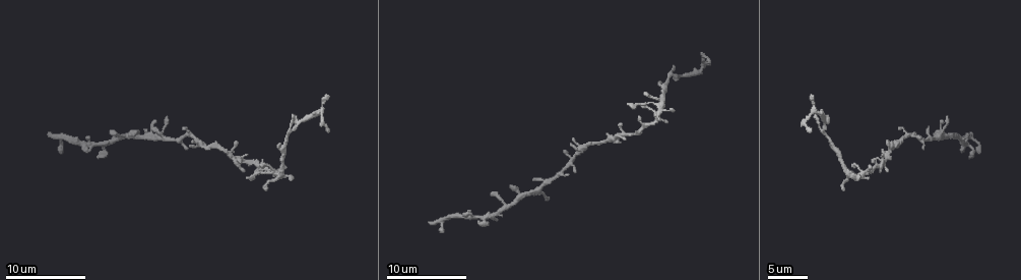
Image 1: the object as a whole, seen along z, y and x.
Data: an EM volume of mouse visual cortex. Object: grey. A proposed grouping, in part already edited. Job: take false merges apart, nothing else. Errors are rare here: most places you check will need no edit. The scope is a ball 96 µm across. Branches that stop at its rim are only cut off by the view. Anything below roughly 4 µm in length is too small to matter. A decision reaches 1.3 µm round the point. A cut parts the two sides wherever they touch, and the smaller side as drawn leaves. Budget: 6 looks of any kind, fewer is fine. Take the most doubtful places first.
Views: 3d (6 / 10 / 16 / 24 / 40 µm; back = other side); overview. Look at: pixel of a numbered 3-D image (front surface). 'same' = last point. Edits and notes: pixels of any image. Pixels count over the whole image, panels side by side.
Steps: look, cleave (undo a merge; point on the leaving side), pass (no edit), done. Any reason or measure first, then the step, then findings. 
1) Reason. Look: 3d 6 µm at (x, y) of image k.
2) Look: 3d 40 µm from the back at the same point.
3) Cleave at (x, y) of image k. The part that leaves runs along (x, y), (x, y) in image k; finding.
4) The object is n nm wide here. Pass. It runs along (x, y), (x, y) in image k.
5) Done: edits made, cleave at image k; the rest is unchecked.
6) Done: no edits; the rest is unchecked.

Calibre changes. Look: 3d 16 µm at (322, 110) of image 1.

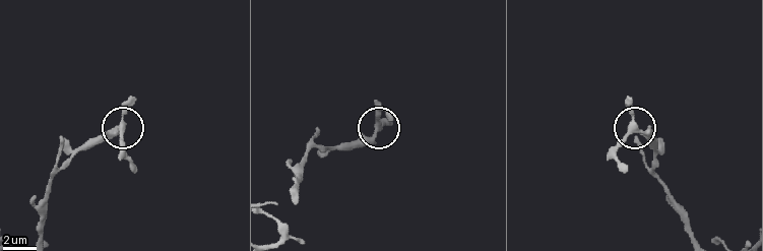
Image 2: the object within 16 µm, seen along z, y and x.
The object is 330 nm wide here. Pass. It runs along (291, 197), (308, 152), (353, 145), (376, 129), (377, 101) in image 2; one neuron here.

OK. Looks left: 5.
Thin arm on a thick one. Look: 3d 10 µm at (275, 176) of image 1.

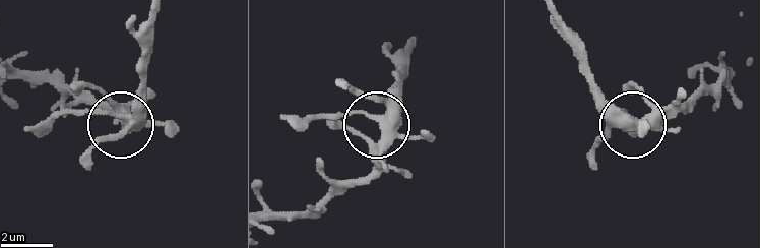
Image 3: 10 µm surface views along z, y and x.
Look: 3d 6 µm at (629, 117) of image 3.

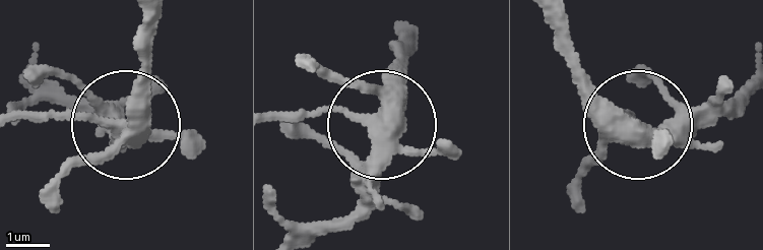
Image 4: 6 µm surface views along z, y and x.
Pass. All the same neuron.

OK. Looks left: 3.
Four-way junction. Look: 3d 10 µm at (667, 82) of image 1.

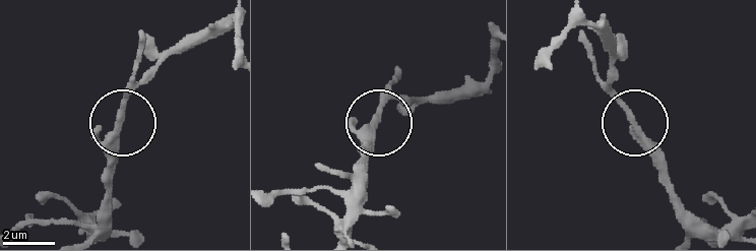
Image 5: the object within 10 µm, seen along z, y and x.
Pass. All the same neuron.

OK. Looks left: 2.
Done: no edits; the rest is unchecked.

